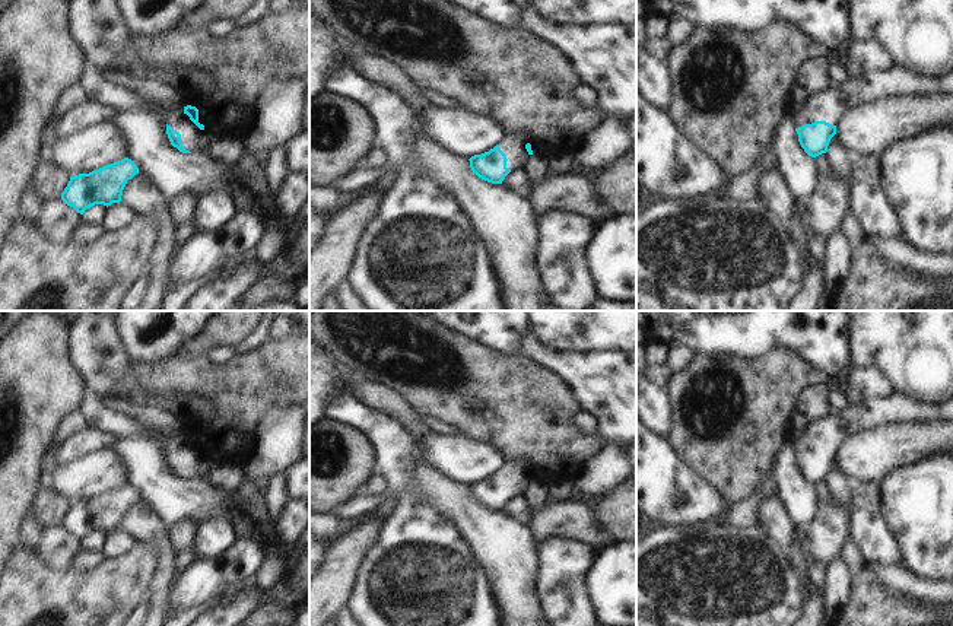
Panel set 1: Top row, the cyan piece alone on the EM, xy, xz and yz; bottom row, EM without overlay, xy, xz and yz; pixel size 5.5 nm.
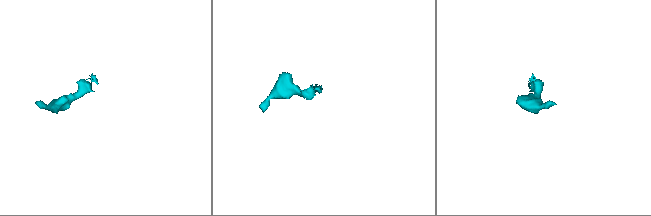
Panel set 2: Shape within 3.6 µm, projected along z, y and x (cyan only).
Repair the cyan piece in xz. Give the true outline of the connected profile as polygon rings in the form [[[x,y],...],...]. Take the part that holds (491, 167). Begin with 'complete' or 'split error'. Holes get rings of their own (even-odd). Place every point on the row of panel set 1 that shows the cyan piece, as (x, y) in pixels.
split error | [[[506,134],[493,149],[471,156],[470,168],[482,179],[492,184],[502,184],[514,169],[522,169],[525,161],[533,155],[530,136]]]

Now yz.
split error | [[[895,66],[886,72],[865,72],[861,77],[849,77],[842,85],[810,95],[801,111],[794,114],[801,147],[811,158],[826,153],[836,124],[846,112],[871,101],[893,98],[905,86],[906,80]]]

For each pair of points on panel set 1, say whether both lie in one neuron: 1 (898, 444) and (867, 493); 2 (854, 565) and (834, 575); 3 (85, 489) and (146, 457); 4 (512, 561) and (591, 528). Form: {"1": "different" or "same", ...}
{"1": "different", "2": "different", "3": "different", "4": "different"}

